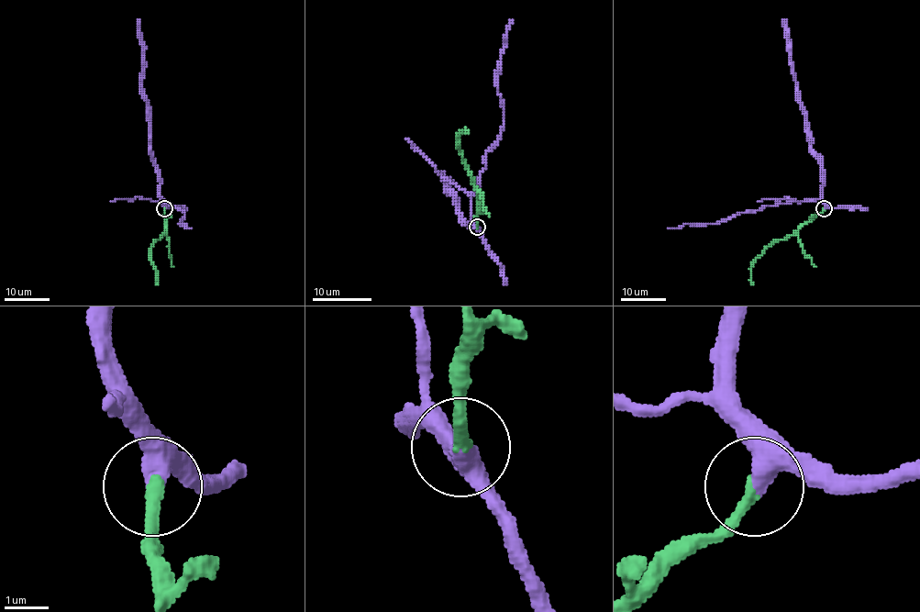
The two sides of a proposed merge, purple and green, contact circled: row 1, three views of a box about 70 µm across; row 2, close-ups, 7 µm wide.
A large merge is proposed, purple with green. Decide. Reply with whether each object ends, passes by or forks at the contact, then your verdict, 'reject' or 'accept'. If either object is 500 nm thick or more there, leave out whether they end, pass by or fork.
accept

